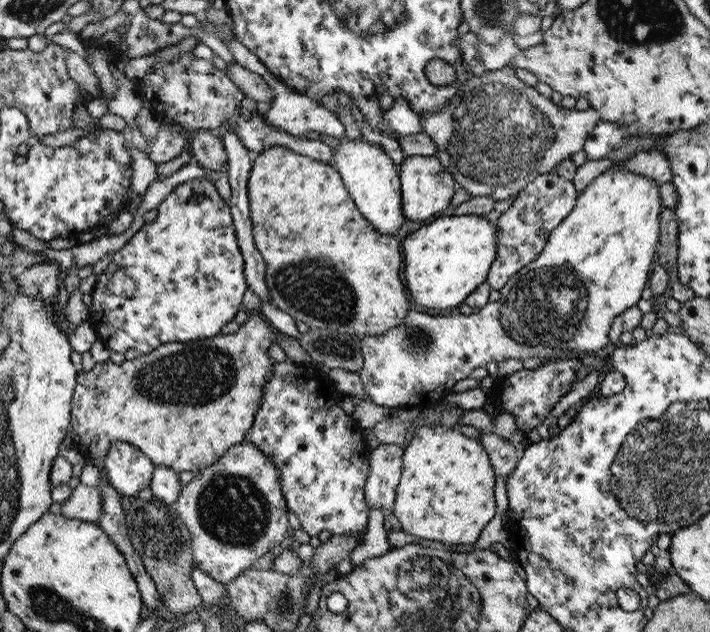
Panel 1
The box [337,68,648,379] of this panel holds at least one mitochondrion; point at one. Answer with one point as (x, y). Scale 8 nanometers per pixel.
(502, 131)

